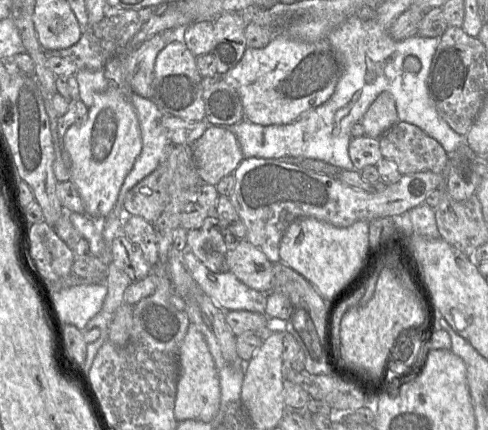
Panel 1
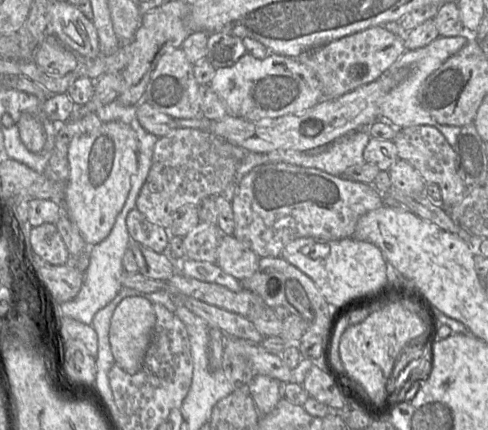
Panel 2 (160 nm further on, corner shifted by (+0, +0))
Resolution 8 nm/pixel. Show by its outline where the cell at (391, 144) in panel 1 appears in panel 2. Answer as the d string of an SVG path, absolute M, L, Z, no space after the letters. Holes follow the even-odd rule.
M430 125L397 129L393 142L399 159L411 164L427 184L434 183L440 187L442 208L450 215L451 208L462 200L466 187L456 171L454 148L438 129Z

